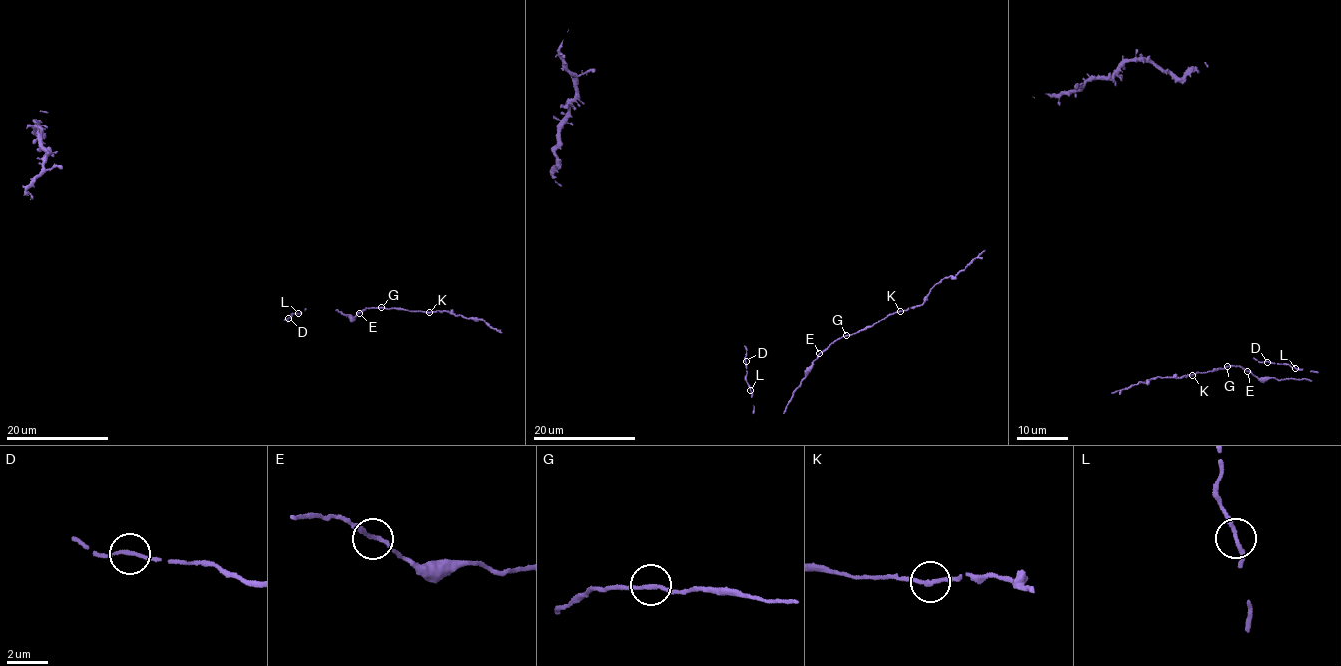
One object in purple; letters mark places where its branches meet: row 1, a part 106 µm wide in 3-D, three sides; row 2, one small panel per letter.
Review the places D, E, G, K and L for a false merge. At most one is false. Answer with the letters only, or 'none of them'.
none of them

